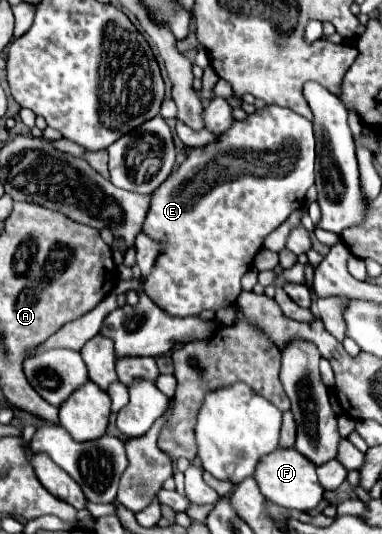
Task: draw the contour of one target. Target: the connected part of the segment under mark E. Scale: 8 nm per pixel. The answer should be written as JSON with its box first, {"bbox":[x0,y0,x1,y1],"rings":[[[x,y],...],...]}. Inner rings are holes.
{"bbox":[142,106,316,318],"rings":[[[266,106],[250,114],[248,120],[234,122],[218,142],[192,148],[178,172],[154,190],[142,228],[150,238],[164,244],[144,288],[150,300],[166,310],[166,314],[180,318],[236,304],[242,292],[240,278],[252,268],[254,254],[262,248],[264,238],[294,210],[304,206],[306,190],[314,184],[314,160],[316,140],[312,122],[282,106]]]}

